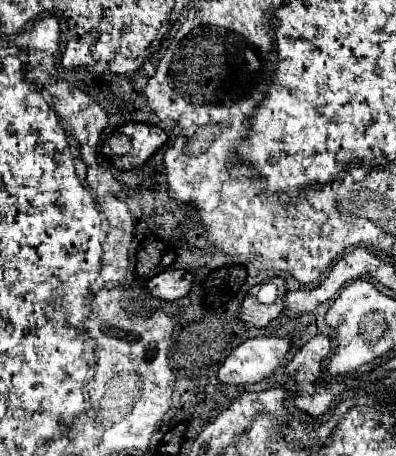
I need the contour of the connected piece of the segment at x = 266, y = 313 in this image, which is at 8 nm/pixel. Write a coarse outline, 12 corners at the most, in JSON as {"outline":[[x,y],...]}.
{"outline":[[270,277],[278,287],[272,305],[258,301],[256,289],[246,295],[240,319],[248,327],[266,327],[284,311],[288,293],[284,277]]}

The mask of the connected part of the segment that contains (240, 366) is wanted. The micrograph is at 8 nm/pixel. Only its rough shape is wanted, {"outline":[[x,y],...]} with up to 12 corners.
{"outline":[[288,335],[238,345],[218,379],[250,385],[268,379],[292,347]]}

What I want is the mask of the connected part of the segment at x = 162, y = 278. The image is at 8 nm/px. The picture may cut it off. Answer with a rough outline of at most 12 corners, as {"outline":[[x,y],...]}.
{"outline":[[164,271],[146,283],[154,297],[176,301],[188,295],[194,273]]}

